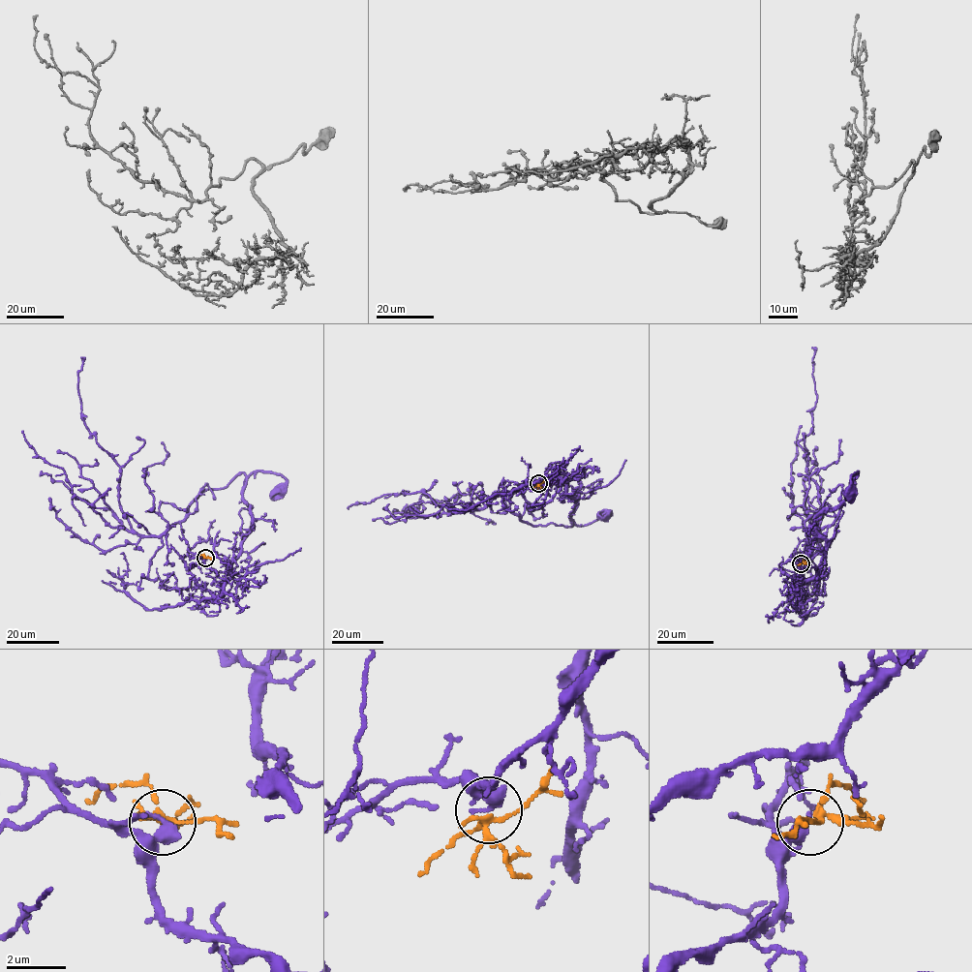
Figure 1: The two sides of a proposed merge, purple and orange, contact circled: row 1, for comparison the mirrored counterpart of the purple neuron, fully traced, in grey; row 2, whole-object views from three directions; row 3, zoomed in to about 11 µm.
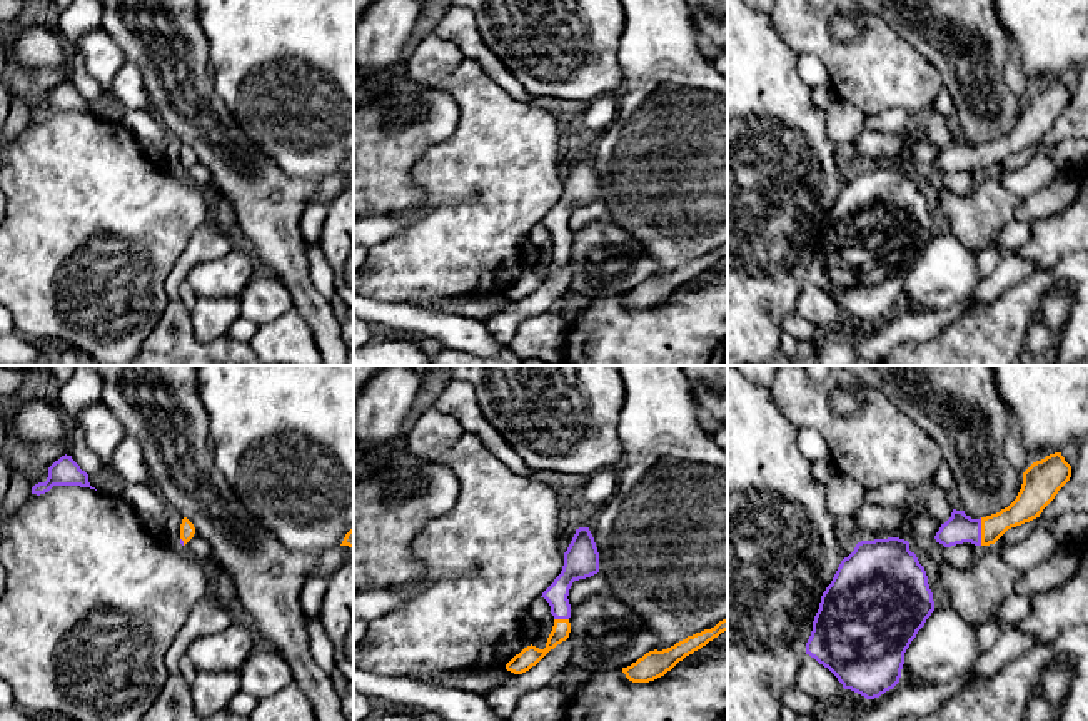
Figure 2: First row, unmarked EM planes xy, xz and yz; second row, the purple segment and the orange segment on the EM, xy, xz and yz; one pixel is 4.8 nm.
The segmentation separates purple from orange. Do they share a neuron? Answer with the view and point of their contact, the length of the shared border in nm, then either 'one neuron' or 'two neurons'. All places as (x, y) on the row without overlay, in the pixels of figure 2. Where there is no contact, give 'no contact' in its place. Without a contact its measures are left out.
contact yz (980, 157); length 140 nm; one neuron

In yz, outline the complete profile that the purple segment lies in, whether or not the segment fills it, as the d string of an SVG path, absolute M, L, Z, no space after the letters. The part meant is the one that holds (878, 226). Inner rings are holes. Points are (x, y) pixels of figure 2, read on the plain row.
M861 167L821 222L806 280L828 294L844 315L866 325L879 324L899 309L904 279L933 237L926 197L908 167Z

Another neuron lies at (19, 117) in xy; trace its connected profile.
M13 97L0 139L12 140L18 137L27 129L30 120L32 112L28 110L28 107L20 98Z

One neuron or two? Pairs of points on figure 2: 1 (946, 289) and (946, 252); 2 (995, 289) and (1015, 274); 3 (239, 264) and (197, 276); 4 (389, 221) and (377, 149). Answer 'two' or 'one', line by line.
1: one
2: one
3: one
4: two

